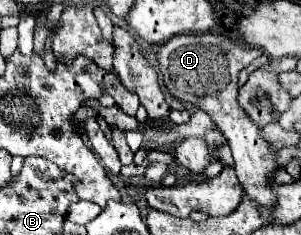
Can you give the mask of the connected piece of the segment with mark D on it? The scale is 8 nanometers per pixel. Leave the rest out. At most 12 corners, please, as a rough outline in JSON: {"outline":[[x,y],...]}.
{"outline":[[180,35],[156,57],[166,89],[206,111],[234,151],[244,193],[268,217],[274,149],[236,101],[262,51]]}

